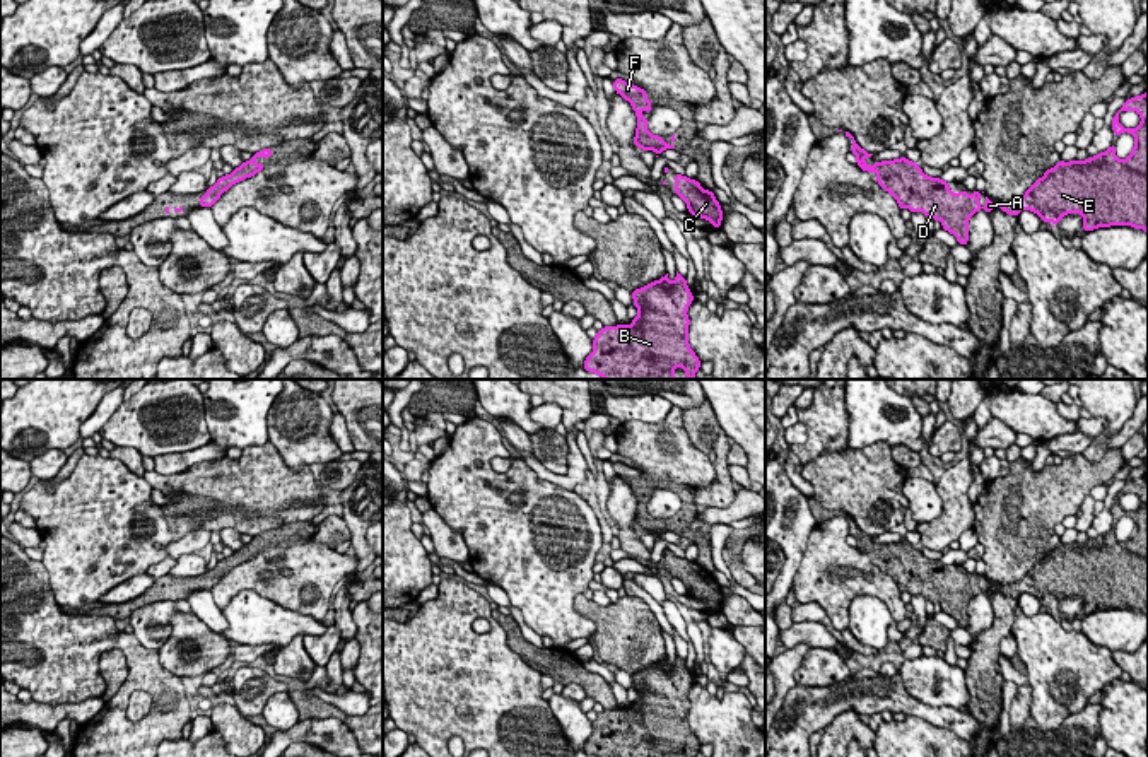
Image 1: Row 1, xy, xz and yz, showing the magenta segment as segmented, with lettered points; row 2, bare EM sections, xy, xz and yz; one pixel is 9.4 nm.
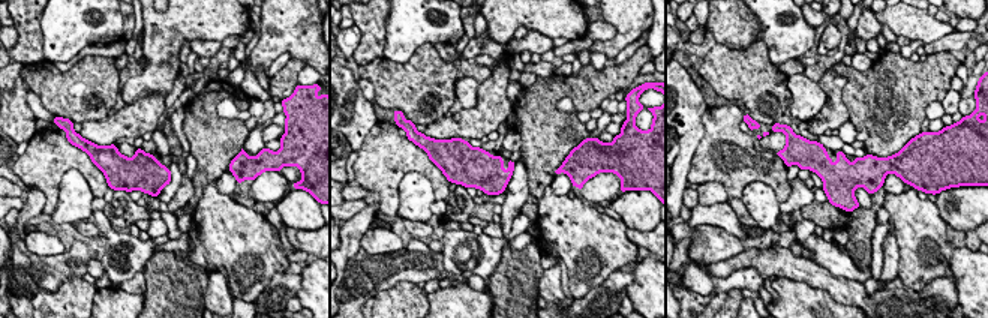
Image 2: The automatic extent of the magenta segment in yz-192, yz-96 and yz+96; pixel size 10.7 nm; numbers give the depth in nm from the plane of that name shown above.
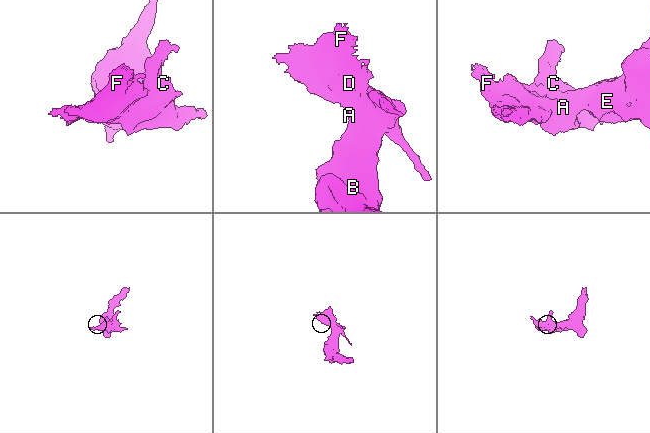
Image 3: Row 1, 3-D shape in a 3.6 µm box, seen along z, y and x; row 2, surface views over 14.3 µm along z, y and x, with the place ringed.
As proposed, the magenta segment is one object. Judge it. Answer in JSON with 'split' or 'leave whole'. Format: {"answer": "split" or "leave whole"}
{"answer": "leave whole"}

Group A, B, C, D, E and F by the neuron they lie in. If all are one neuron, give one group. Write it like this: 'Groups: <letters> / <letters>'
Groups: A B C D E F

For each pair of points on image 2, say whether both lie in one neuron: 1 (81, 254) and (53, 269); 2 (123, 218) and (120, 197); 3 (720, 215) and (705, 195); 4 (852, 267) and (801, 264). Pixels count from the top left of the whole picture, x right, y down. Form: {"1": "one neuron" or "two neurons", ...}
{"1": "one neuron", "2": "one neuron", "3": "two neurons", "4": "two neurons"}

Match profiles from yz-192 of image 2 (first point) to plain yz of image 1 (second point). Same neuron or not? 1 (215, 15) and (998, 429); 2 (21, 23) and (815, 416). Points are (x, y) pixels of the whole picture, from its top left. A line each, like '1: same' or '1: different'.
1: different
2: same

